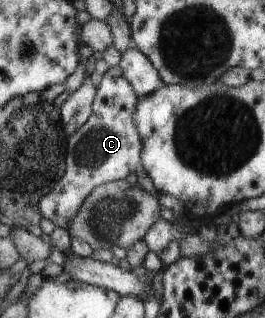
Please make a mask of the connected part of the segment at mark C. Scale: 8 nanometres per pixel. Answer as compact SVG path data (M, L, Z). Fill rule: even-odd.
M118 66L106 70L91 105L92 115L86 120L86 125L71 136L66 175L56 184L52 193L41 201L43 216L56 226L69 231L73 219L99 185L126 179L138 169L144 140L133 122L137 98L137 92Z

